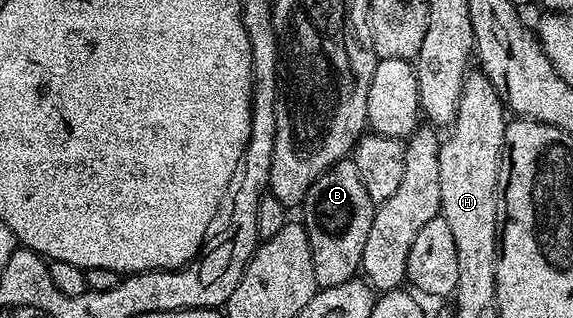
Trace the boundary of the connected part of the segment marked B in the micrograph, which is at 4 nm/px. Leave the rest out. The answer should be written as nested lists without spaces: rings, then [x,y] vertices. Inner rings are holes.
[[[353,159],[337,160],[331,168],[324,170],[324,174],[320,174],[320,178],[316,178],[316,182],[312,182],[300,205],[300,220],[306,226],[312,250],[312,270],[319,289],[340,286],[340,282],[348,282],[359,275],[364,244],[372,227],[375,209],[372,198],[368,198],[368,190],[364,190],[364,182],[360,182],[360,170],[356,170]]]

